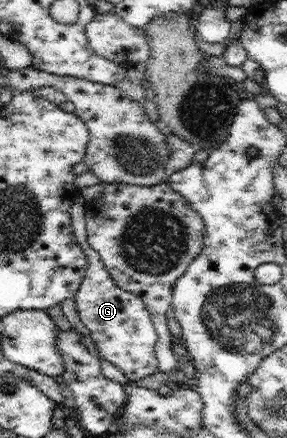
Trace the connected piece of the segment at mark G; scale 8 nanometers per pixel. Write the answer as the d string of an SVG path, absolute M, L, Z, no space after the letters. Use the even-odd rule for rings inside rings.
M79 196L70 208L73 234L87 257L87 272L74 296L76 310L101 356L115 364L130 381L139 380L158 371L154 351L158 334L143 299L128 290L121 290L113 282L99 253L89 246L86 233L86 202L85 198Z

